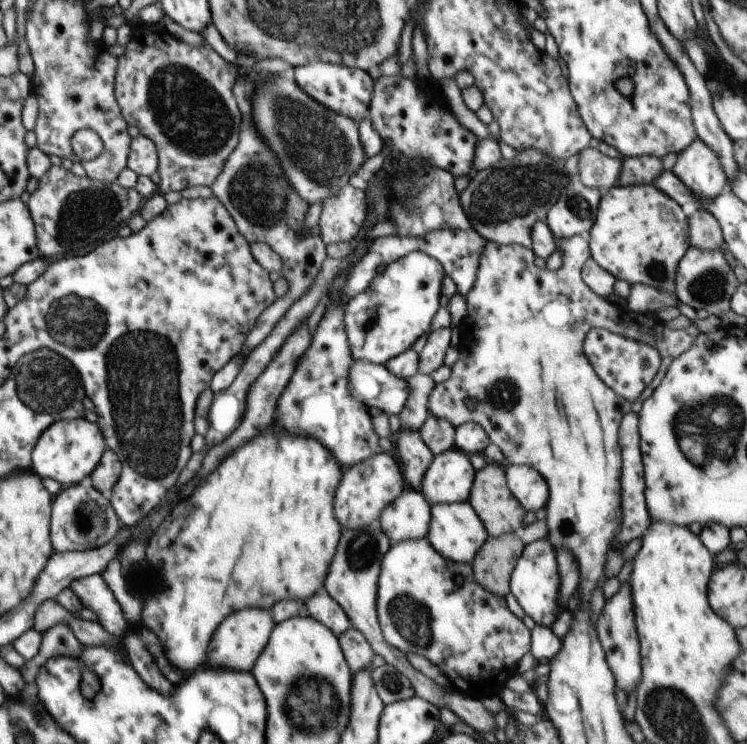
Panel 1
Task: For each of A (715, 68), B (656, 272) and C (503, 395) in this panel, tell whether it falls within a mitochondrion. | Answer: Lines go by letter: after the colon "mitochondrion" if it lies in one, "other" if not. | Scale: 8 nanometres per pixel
A: other
B: mitochondrion
C: mitochondrion

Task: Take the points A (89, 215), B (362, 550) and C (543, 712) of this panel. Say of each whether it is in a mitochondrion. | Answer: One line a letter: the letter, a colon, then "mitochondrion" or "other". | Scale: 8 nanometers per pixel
A: mitochondrion
B: mitochondrion
C: other

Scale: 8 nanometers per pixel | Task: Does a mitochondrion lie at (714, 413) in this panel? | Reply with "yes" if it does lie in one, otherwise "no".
yes

